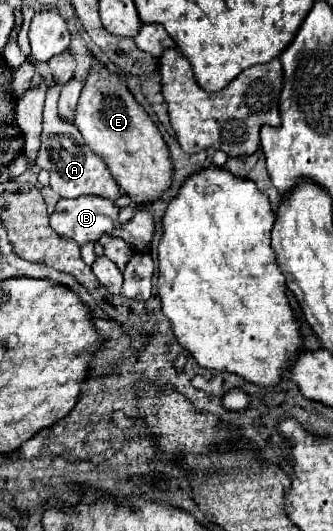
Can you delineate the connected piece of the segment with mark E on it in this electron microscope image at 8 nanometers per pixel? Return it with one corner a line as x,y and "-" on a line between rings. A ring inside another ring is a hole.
97,66
85,80
73,124
83,134
87,146
105,158
115,182
131,198
135,206
147,206
159,200
173,184
173,162
169,148
133,94
121,82
119,74
111,74
105,66

